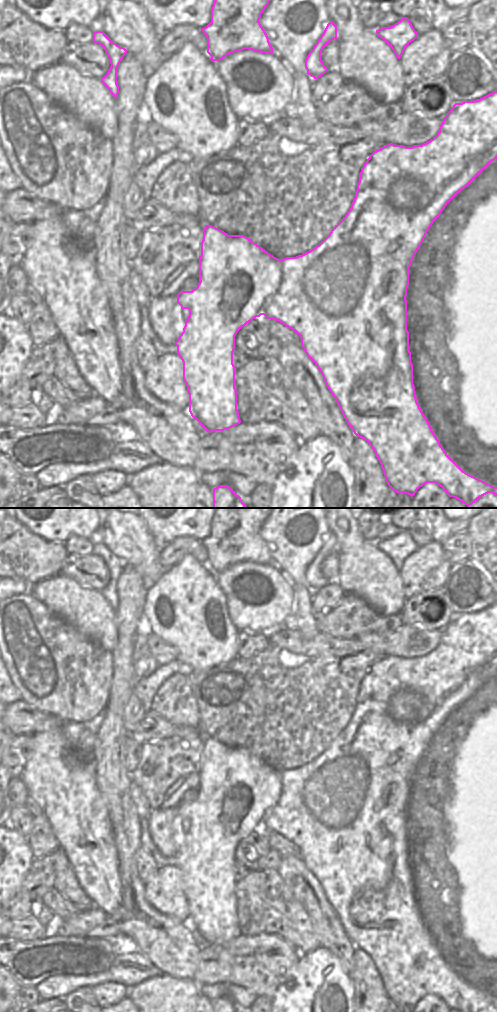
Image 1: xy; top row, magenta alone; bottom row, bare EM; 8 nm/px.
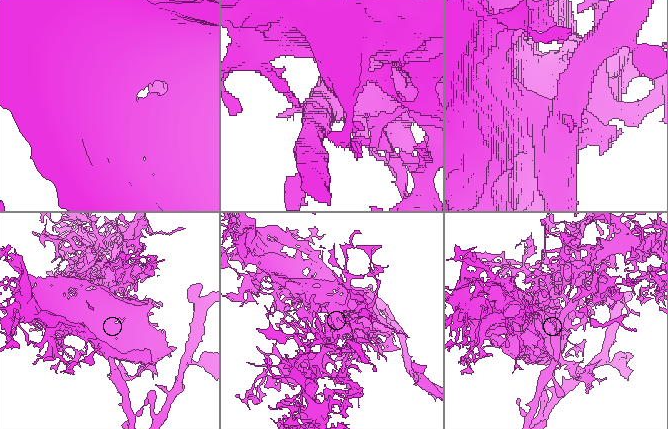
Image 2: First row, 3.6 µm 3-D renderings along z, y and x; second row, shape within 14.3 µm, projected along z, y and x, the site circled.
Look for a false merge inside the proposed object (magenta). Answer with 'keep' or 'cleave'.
cleave

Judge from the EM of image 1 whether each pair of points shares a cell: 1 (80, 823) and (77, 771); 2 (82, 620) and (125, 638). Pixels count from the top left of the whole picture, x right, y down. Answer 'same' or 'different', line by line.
1: same
2: different

